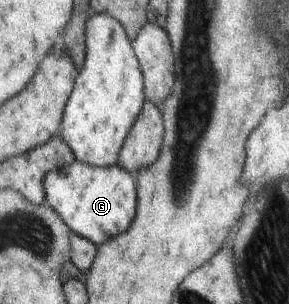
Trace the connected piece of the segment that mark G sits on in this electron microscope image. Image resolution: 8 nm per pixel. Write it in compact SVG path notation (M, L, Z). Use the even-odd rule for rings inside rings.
M75 161L63 170L44 176L46 203L63 219L71 233L100 247L124 233L136 215L138 194L133 176L121 167L92 167Z

